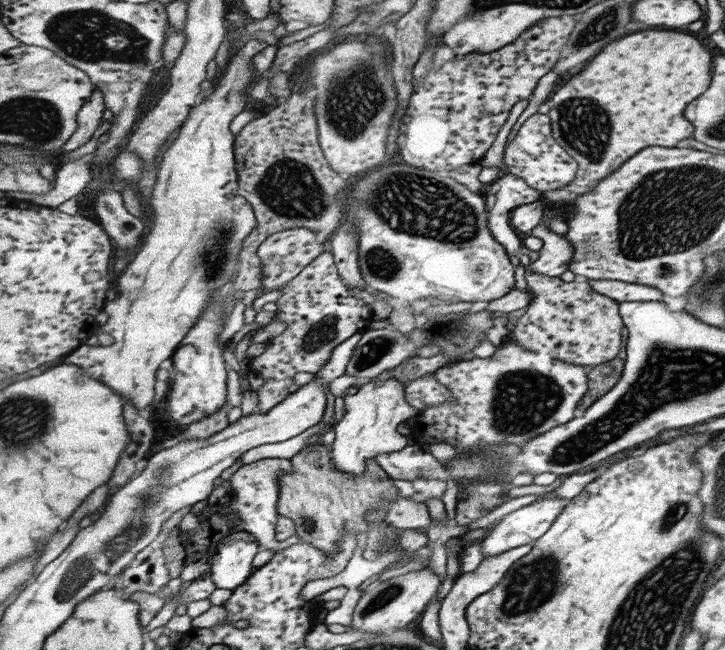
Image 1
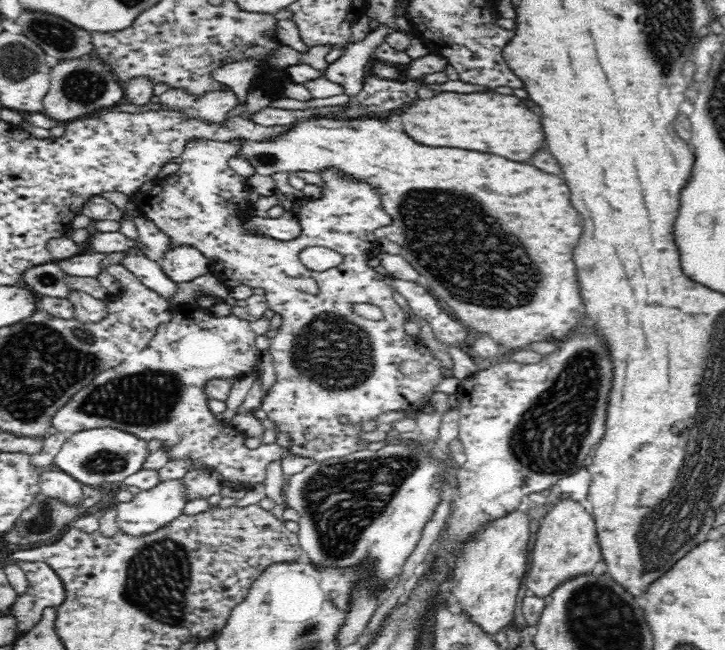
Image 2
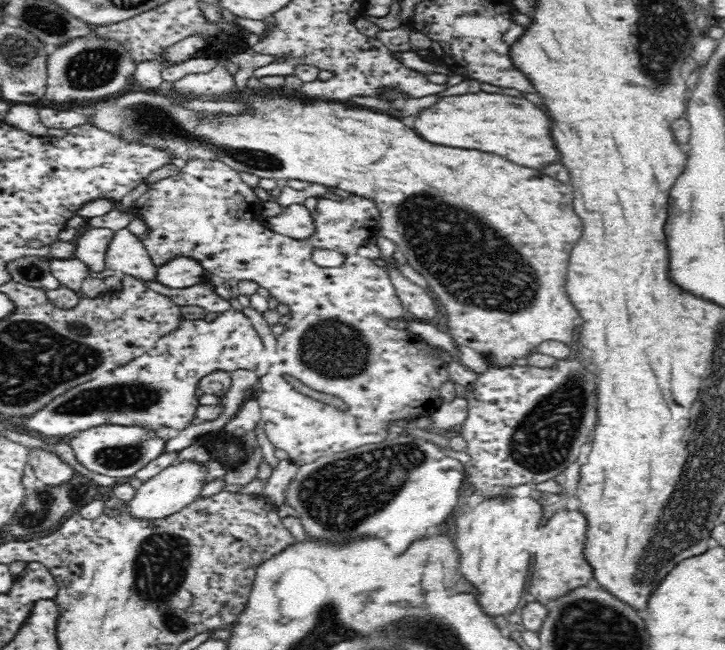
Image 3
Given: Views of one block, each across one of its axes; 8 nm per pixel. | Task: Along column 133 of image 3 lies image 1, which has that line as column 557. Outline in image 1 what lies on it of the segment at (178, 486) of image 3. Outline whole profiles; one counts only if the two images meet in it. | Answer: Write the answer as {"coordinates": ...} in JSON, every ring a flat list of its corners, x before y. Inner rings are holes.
{"coordinates":[[553,492,541,495,541,498,533,504,521,507,519,510,504,516,495,527,483,537,481,549,484,552,483,559,492,558,504,554,509,550,517,549,519,546,526,546,529,543,539,540,553,526,554,520,563,513,567,507,565,498,557,498]]}

